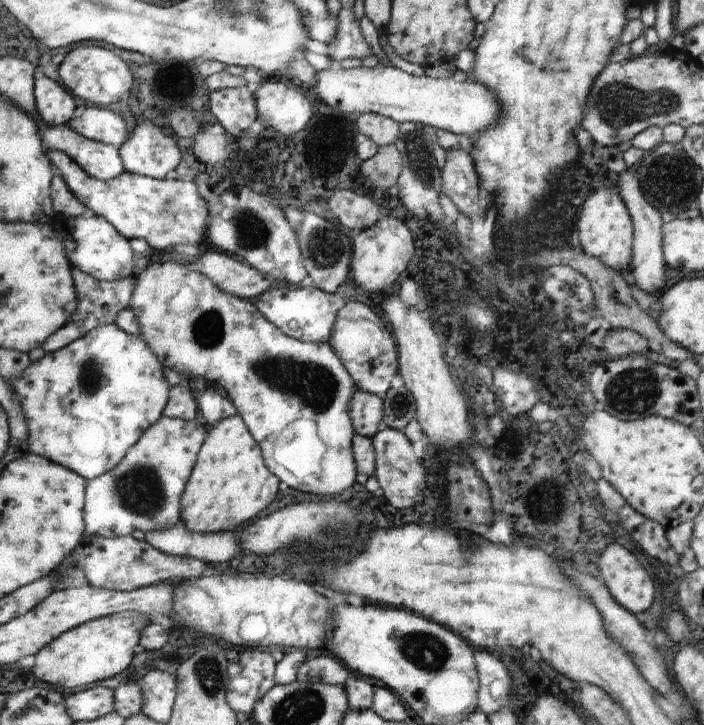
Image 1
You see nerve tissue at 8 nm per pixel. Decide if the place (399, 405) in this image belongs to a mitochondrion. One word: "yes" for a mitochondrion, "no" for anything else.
yes

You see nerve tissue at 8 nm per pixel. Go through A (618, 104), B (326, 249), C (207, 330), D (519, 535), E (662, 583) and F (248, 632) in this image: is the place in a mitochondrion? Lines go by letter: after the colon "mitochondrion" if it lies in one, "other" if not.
A: mitochondrion
B: mitochondrion
C: mitochondrion
D: other
E: other
F: other

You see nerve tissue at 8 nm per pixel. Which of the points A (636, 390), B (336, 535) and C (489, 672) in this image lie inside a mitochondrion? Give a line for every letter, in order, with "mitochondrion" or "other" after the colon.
A: mitochondrion
B: mitochondrion
C: other

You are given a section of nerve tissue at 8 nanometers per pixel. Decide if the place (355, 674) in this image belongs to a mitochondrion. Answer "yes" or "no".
no

